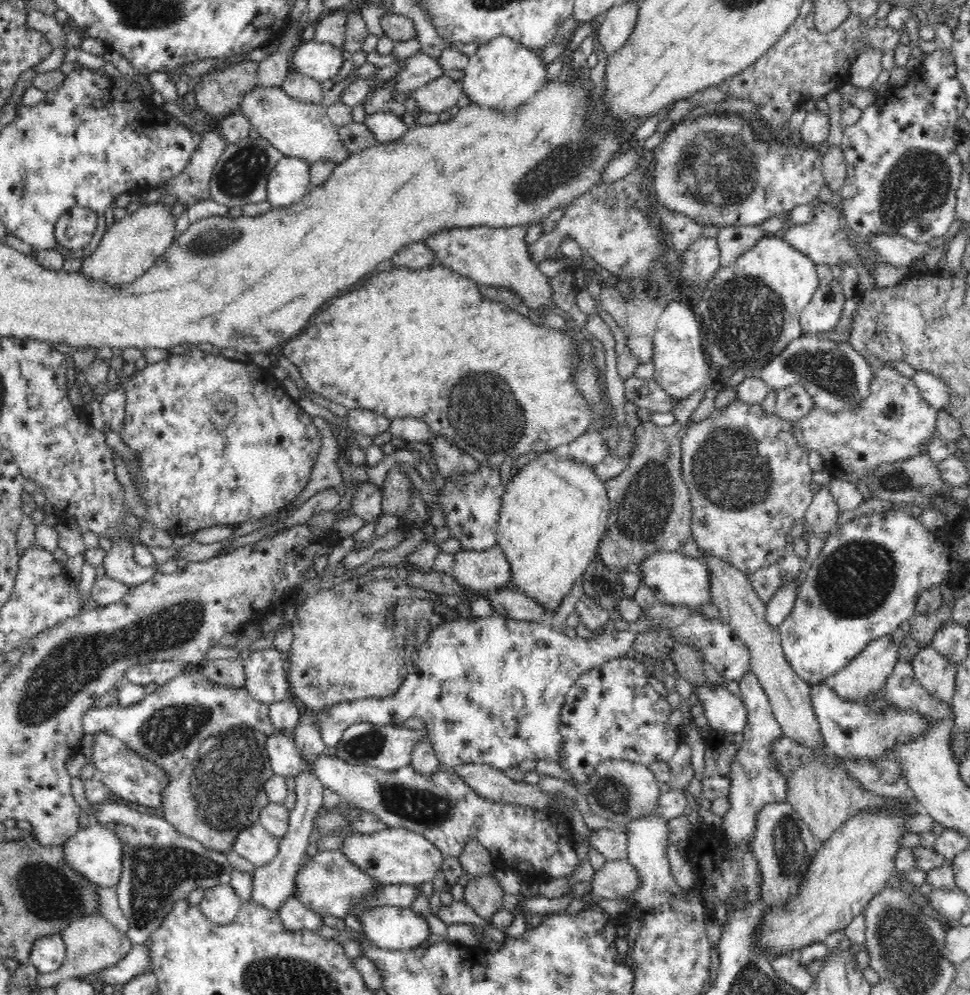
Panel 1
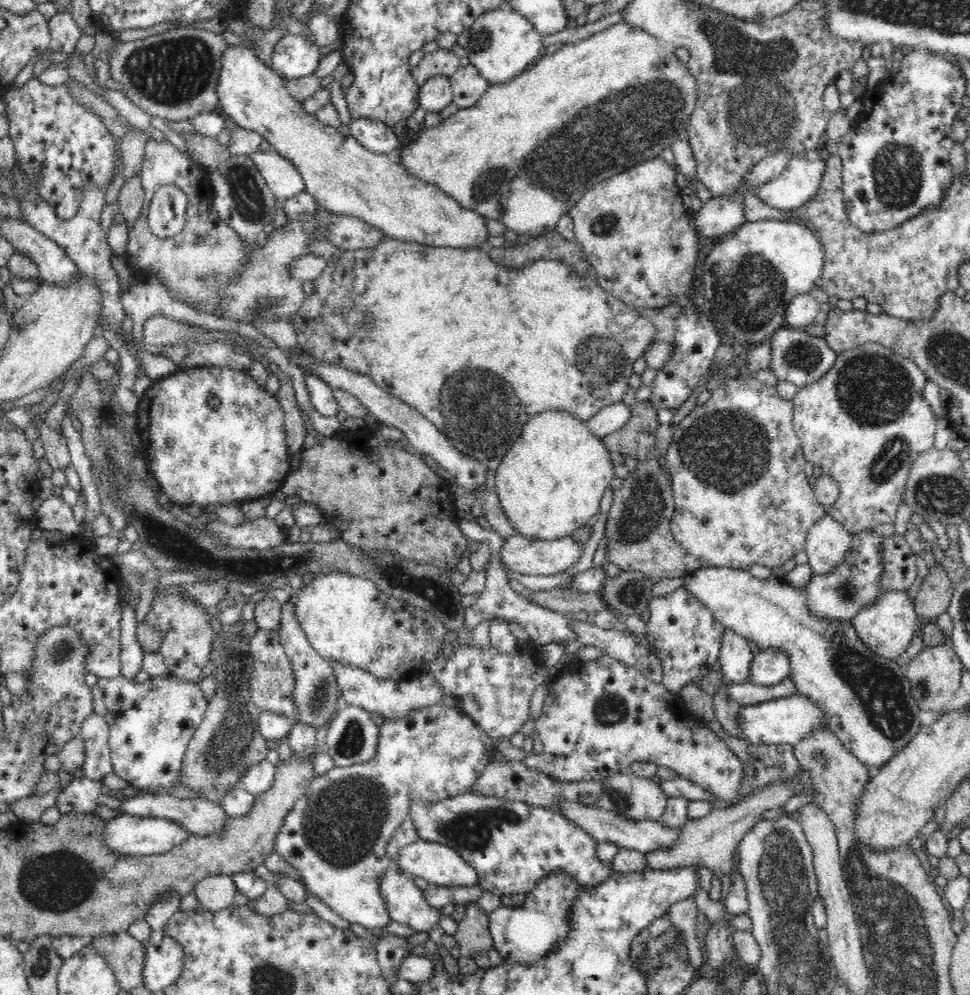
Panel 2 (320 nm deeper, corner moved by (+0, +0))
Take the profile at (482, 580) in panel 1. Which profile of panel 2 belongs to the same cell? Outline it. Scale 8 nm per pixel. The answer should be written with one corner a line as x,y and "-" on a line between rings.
516,533
505,539
499,557
510,571
516,573
533,574
536,576
550,576
550,574
560,574
566,572
568,568
576,565
582,556
584,545
574,541
572,535
566,535
554,540
532,539
522,533

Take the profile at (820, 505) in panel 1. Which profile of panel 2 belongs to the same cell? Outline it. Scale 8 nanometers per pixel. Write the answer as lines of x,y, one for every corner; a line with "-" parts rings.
827,513
808,530
805,552
813,574
828,574
836,569
848,554
852,533

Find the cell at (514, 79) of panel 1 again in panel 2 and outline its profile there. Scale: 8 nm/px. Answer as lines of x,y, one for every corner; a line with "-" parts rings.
502,6
499,10
485,12
476,18
468,30
464,30
464,32
458,35
457,43
462,46
469,61
476,66
480,74
489,81
491,86
511,81
512,78
518,76
528,66
536,62
543,54
544,46
541,40
540,33
536,31
534,25
526,17
523,17
516,10
512,9
512,7

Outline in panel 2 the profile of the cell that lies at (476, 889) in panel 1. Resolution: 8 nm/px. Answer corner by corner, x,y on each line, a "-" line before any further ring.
476,902
468,903
465,917
457,923
454,937
465,956
474,959
476,954
486,955
493,948
489,914
482,911

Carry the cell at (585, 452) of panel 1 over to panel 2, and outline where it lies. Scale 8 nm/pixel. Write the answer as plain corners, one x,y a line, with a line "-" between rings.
615,402
610,406
604,406
598,414
594,414
587,421
587,426
596,437
602,439
603,436
623,428
630,421
631,410
631,407
624,402

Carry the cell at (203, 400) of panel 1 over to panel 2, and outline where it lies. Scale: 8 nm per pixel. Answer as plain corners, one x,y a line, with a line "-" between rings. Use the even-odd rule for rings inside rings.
214,365
184,368
182,371
178,369
174,373
166,376
166,378
152,383
152,386
145,392
144,396
140,398
135,415
138,417
137,432
141,437
143,459
147,465
148,472
154,474
154,478
160,483
160,489
168,495
168,500
170,500
172,504
174,503
181,506
199,504
204,508
208,506
208,504
224,505
229,502
235,502
236,504
250,502
262,498
266,496
266,494
270,496
278,494
281,484
291,472
291,455
290,452
288,452
288,444
286,444
284,409
282,409
280,403
278,403
275,395
266,391
266,389
260,389
248,372
234,370
228,366
219,367
-
210,394
214,394
220,400
220,404
215,409
210,409
210,407
206,405
206,398
208,398

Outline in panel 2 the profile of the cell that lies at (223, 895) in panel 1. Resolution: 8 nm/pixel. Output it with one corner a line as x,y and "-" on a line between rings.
208,875
196,883
193,892
199,907
216,913
233,906
237,888
231,875

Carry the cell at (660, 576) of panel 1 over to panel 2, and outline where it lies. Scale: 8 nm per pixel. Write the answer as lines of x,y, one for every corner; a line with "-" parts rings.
700,568
684,577
683,586
708,607
726,629
737,632
749,642
756,642
760,650
787,652
791,664
791,673
787,677
795,682
800,695
806,695
824,711
828,717
829,729
860,763
869,768
876,766
883,769
886,762
890,762
890,758
900,752
923,726
918,717
920,709
912,696
906,669
866,646
858,637
852,622
812,614
808,609
806,585
799,589
792,587
784,572
774,570
774,574
766,580
756,578
742,569

